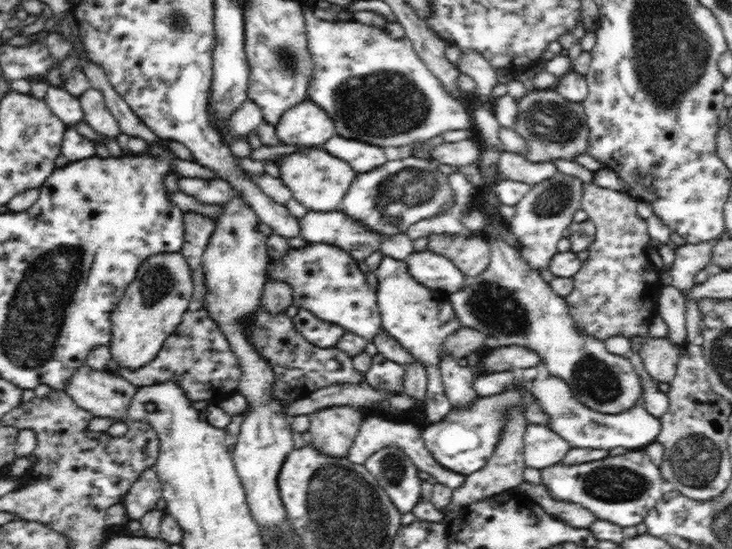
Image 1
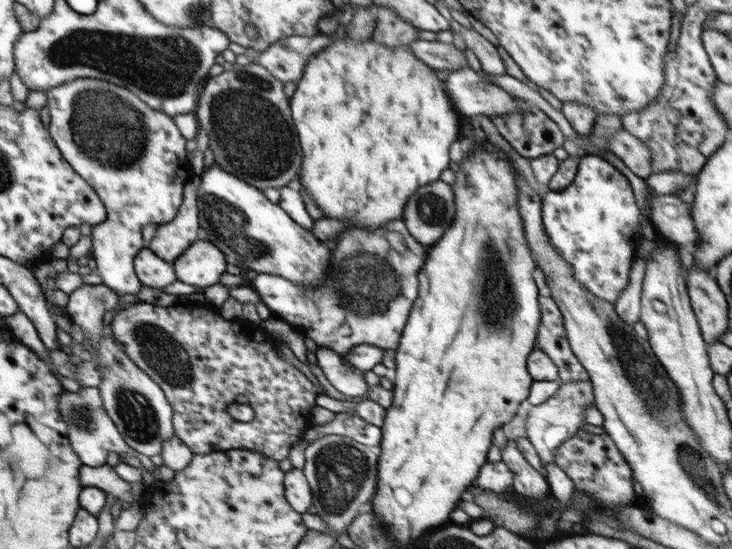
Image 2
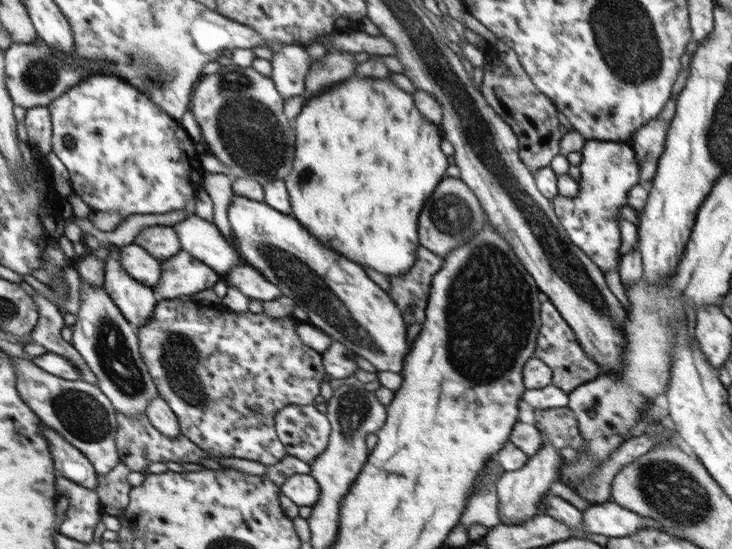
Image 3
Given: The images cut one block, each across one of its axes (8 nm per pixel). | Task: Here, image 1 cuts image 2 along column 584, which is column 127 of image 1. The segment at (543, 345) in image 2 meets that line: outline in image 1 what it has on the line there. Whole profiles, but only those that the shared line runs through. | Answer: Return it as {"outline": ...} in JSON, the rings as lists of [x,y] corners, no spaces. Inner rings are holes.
{"outline":[[[193,306],[184,312],[182,322],[166,338],[154,360],[136,370],[120,366],[117,374],[139,387],[174,381],[190,400],[214,401],[236,390],[240,382],[241,368],[218,325],[204,308]]]}

